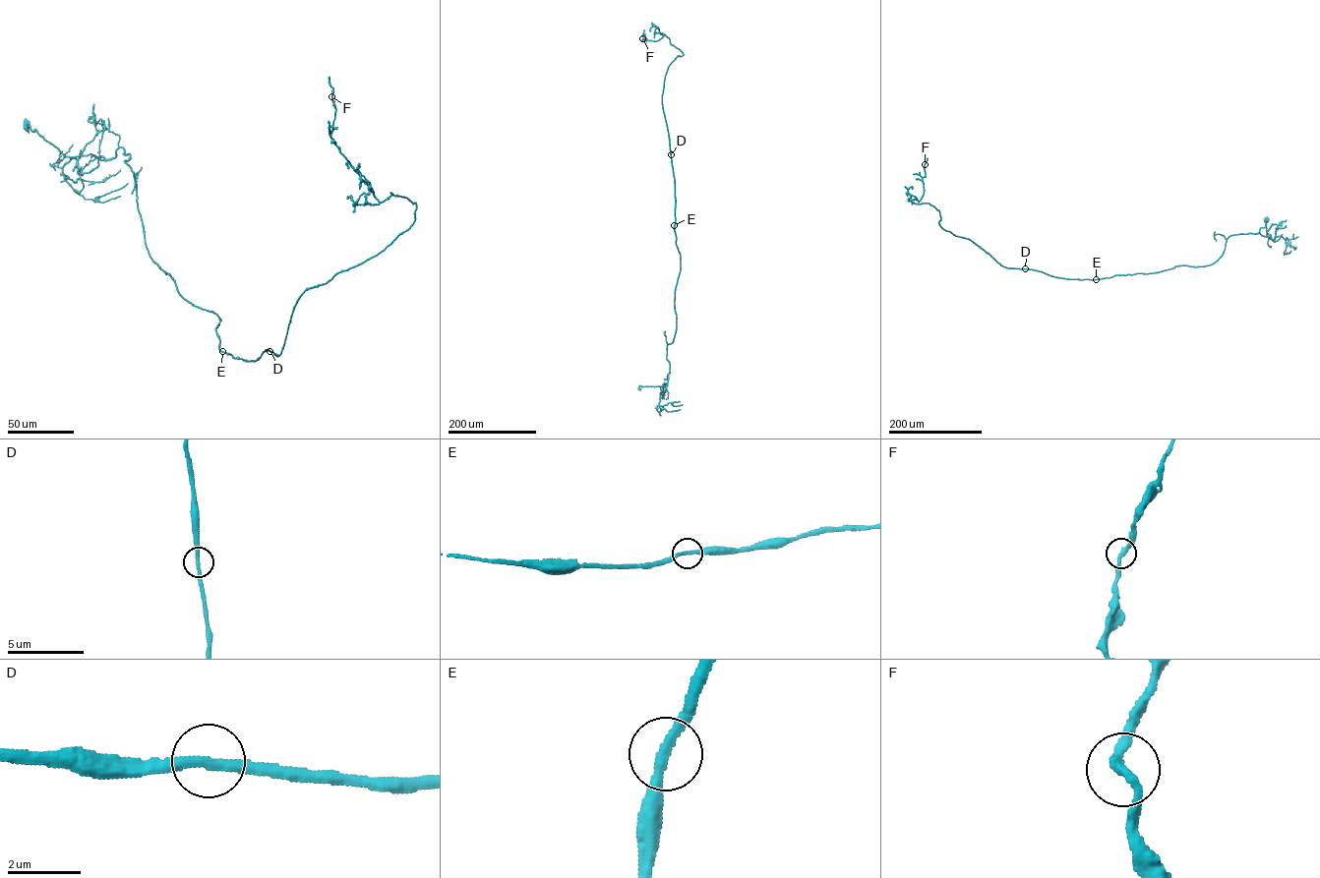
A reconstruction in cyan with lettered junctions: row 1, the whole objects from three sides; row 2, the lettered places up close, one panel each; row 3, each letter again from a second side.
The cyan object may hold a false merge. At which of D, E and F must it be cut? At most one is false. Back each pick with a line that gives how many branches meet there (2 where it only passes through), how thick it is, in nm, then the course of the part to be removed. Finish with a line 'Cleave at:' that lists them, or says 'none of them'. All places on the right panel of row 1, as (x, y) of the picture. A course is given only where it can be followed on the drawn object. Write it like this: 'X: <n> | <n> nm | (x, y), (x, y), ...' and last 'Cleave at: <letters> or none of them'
Cleave at: none of them

